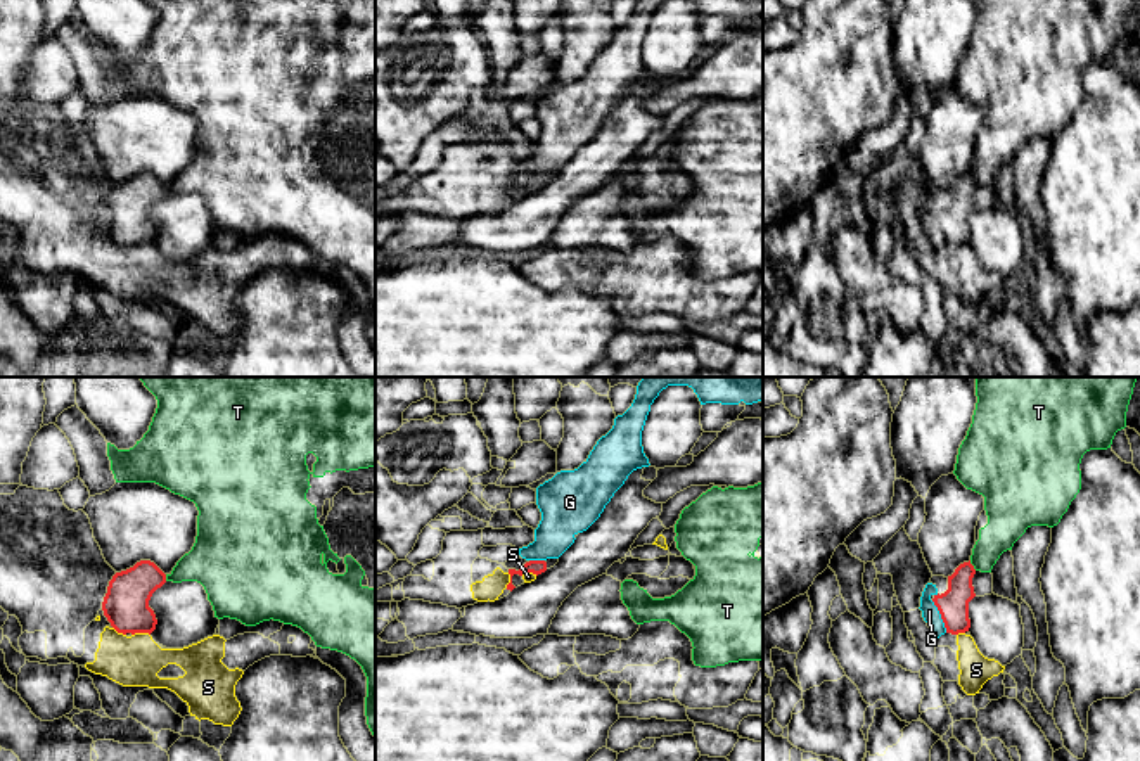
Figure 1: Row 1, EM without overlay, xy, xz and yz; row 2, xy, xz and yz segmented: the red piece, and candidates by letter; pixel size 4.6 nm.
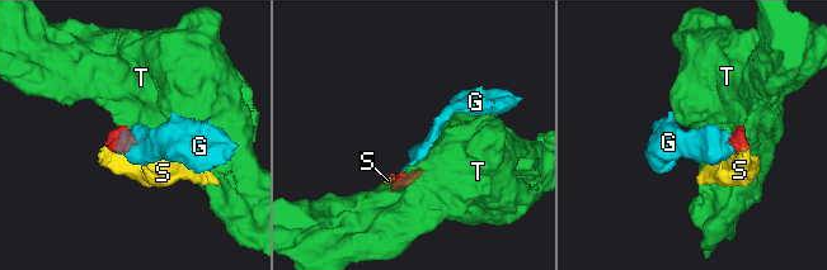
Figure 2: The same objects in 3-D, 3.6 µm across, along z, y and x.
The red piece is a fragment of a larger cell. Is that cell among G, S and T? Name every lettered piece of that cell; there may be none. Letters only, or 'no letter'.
G

